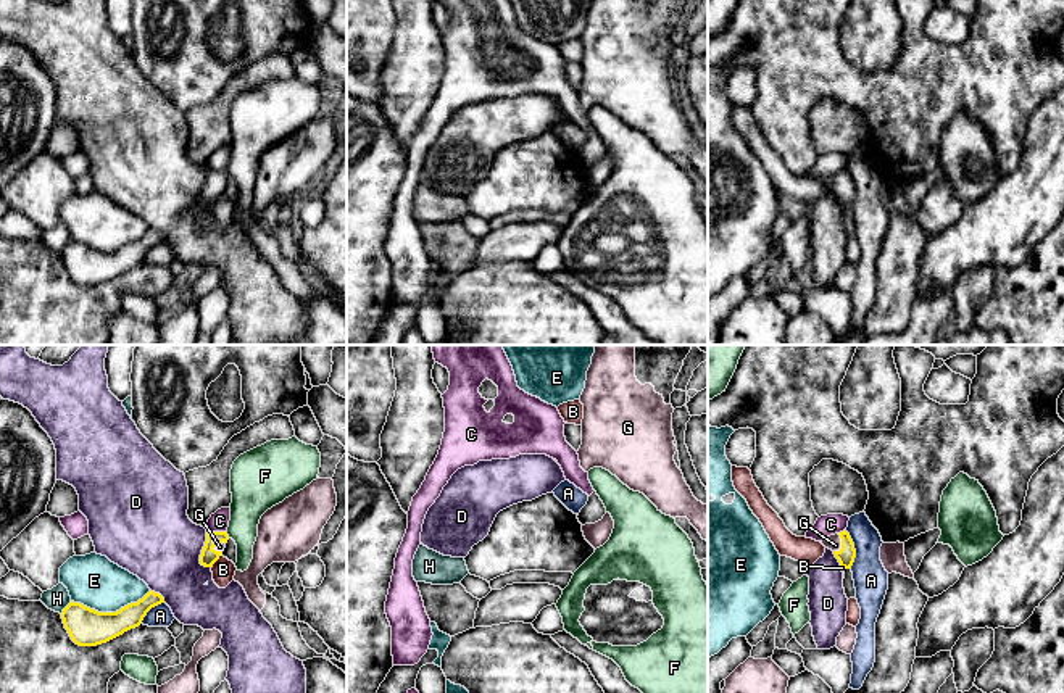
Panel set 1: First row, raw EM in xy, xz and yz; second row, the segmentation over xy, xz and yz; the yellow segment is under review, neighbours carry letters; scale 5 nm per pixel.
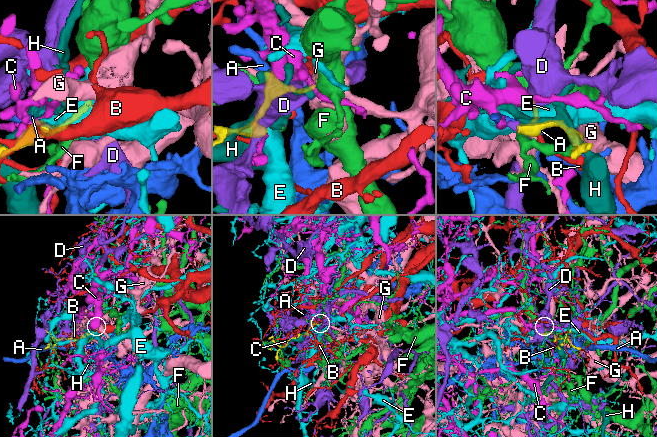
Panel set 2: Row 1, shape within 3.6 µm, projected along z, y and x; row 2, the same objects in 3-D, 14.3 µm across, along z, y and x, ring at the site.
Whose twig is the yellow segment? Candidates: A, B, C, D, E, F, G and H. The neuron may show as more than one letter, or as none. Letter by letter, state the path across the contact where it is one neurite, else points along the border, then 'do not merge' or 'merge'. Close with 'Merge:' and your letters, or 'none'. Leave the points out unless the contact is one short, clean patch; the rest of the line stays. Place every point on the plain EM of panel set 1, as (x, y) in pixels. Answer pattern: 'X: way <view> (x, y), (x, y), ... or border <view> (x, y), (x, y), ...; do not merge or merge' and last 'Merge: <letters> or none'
A: do not merge
B: do not merge
C: border xy (207, 168), (226, 171); do not merge
D: border xy (207, 170), (200, 202), (210, 207); do not merge
E: do not merge
F: do not merge
G: way yz (847, 194), (842, 184), (834, 181); merge
H: do not merge
Merge: G

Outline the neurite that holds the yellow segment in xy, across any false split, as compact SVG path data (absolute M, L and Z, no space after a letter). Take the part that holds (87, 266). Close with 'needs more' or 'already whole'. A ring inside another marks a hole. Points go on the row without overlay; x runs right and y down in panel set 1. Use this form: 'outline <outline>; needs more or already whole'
outline M152 229L137 242L131 242L116 251L98 251L71 240L63 248L61 258L76 284L97 285L139 266L147 251L161 242L164 237Z; already whole

